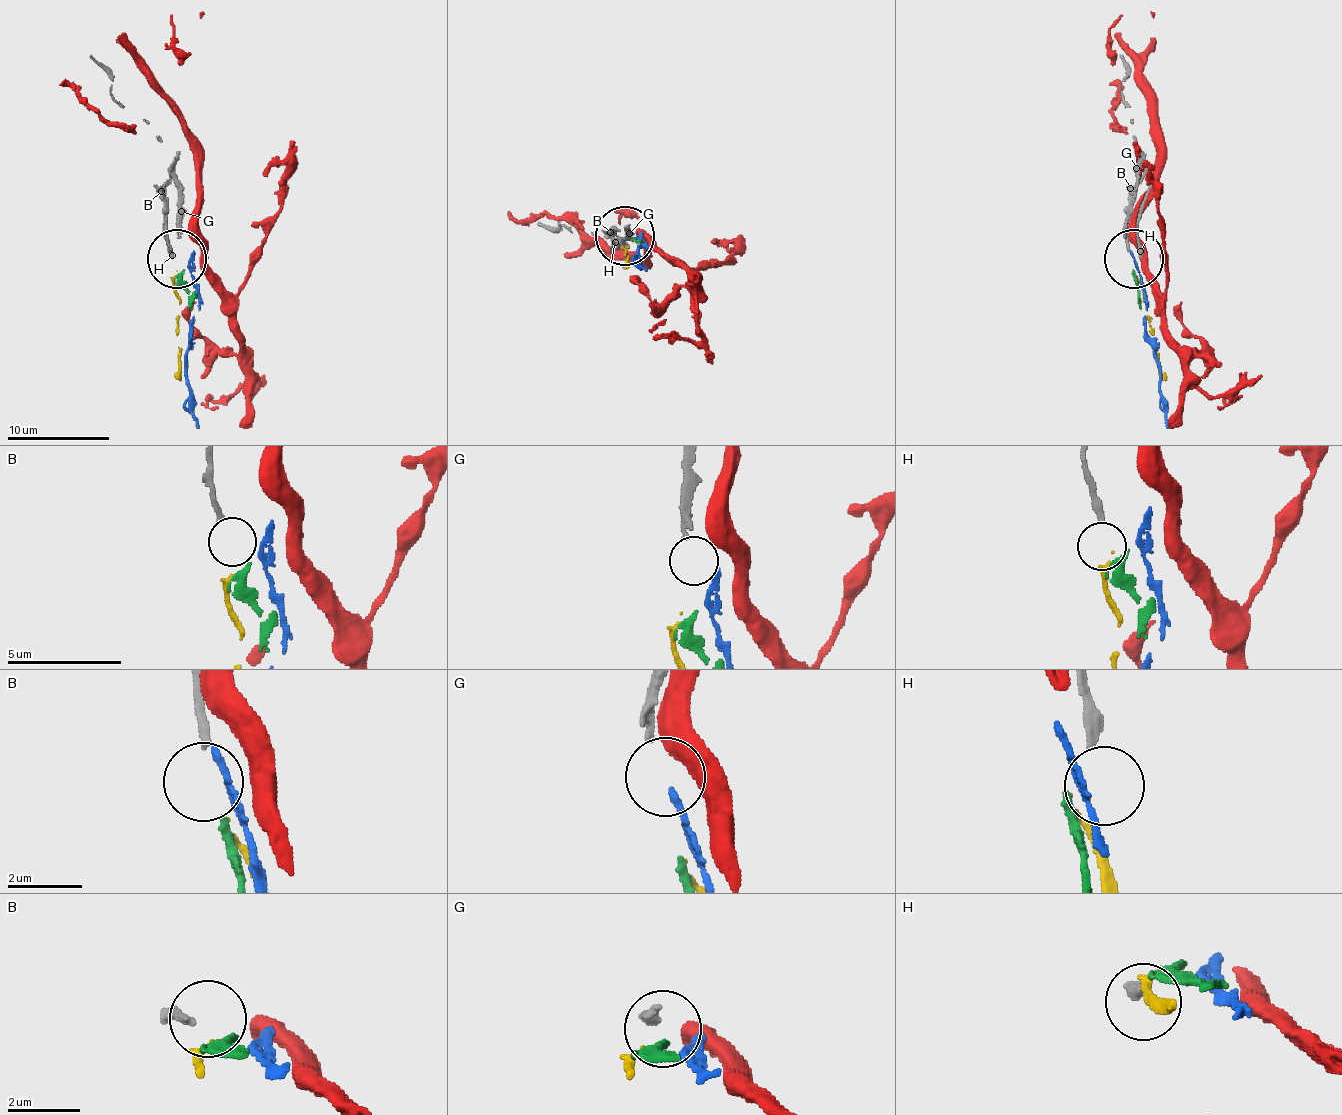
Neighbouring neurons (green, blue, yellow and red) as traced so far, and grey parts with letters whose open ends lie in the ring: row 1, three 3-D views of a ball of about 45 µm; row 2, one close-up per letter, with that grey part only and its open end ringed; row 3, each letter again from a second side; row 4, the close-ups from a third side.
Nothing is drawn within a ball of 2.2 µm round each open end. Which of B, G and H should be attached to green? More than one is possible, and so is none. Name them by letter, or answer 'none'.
none

